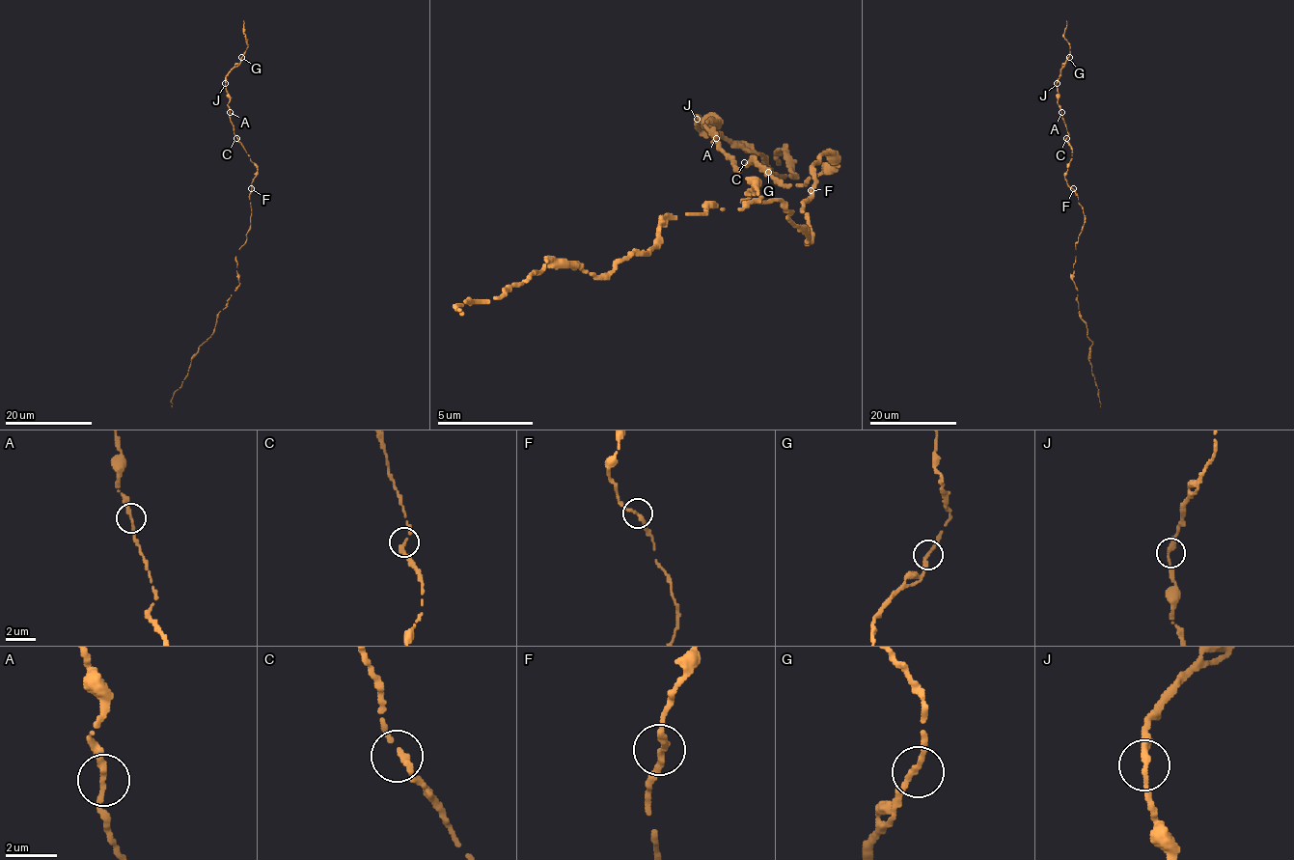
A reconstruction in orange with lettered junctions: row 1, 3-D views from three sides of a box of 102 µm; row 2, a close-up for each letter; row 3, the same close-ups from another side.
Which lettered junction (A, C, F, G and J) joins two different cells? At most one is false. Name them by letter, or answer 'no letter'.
no letter

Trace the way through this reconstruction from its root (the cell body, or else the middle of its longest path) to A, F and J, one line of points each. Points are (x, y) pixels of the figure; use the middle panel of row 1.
A: (807, 239), (812, 167), (831, 152), (836, 167), (783, 186), (754, 162), (734, 167), (716, 138)
F: (807, 239), (812, 239), (812, 230), (807, 225), (802, 206), (812, 196), (812, 191)
J: (807, 239), (812, 167), (831, 152), (836, 167), (783, 186), (734, 167), (711, 143), (716, 124), (697, 119)

